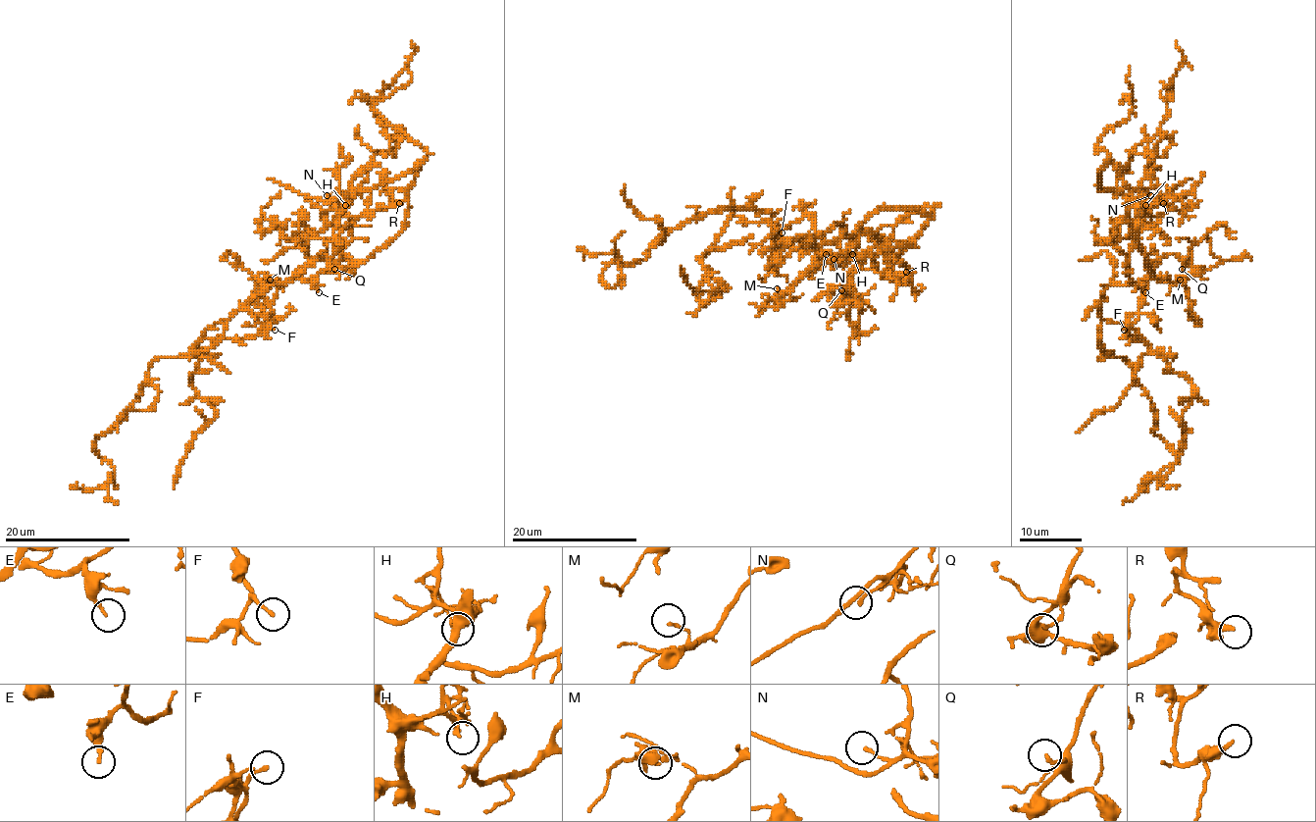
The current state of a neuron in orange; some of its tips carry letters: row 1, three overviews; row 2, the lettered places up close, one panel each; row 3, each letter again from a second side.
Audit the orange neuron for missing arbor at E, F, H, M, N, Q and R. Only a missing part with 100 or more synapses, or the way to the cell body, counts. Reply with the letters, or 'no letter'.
no letter

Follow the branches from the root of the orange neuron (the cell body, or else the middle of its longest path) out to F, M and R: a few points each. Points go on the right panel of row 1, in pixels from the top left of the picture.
F: (1135, 237), (1133, 250), (1129, 255), (1129, 278), (1142, 292), (1142, 305), (1139, 316), (1124, 330)
M: (1135, 237), (1129, 201), (1100, 187), (1100, 174), (1111, 162), (1133, 198), (1139, 250), (1153, 275), (1180, 280)
R: (1135, 237), (1129, 201), (1102, 189), (1100, 174), (1111, 162), (1132, 189), (1164, 185), (1169, 195), (1163, 203)

